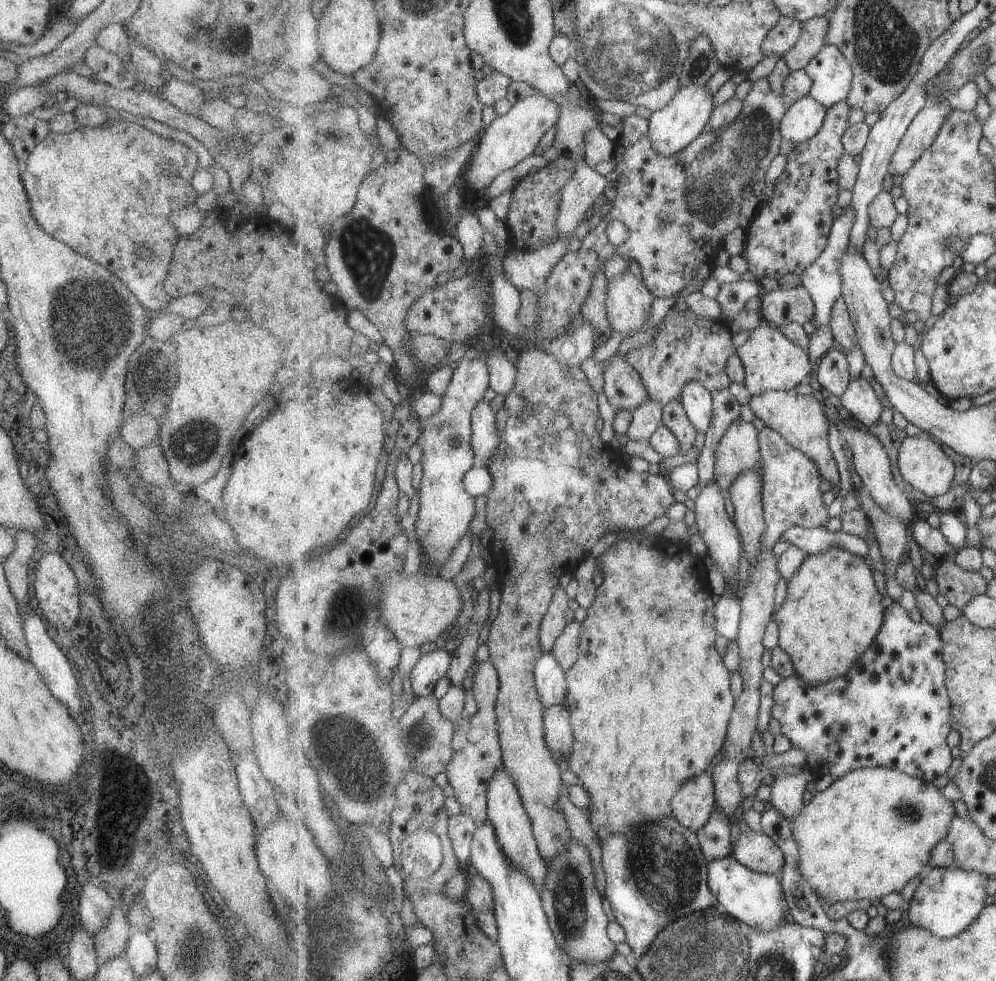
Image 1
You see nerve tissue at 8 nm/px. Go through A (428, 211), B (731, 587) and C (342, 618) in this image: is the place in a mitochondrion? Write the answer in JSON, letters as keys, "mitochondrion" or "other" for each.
{"A":"other","B":"other","C":"mitochondrion"}

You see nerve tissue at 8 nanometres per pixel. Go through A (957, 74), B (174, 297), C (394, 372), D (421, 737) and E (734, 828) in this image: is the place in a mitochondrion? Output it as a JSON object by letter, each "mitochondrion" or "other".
{"A":"mitochondrion","B":"other","C":"other","D":"mitochondrion","E":"other"}

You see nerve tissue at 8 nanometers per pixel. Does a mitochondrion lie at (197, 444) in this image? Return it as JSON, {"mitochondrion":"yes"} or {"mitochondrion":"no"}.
{"mitochondrion":"yes"}

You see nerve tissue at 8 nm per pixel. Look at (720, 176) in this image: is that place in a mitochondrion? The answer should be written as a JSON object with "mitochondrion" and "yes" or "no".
{"mitochondrion":"yes"}

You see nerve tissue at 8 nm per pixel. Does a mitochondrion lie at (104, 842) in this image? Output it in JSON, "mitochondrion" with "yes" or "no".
{"mitochondrion":"no"}

